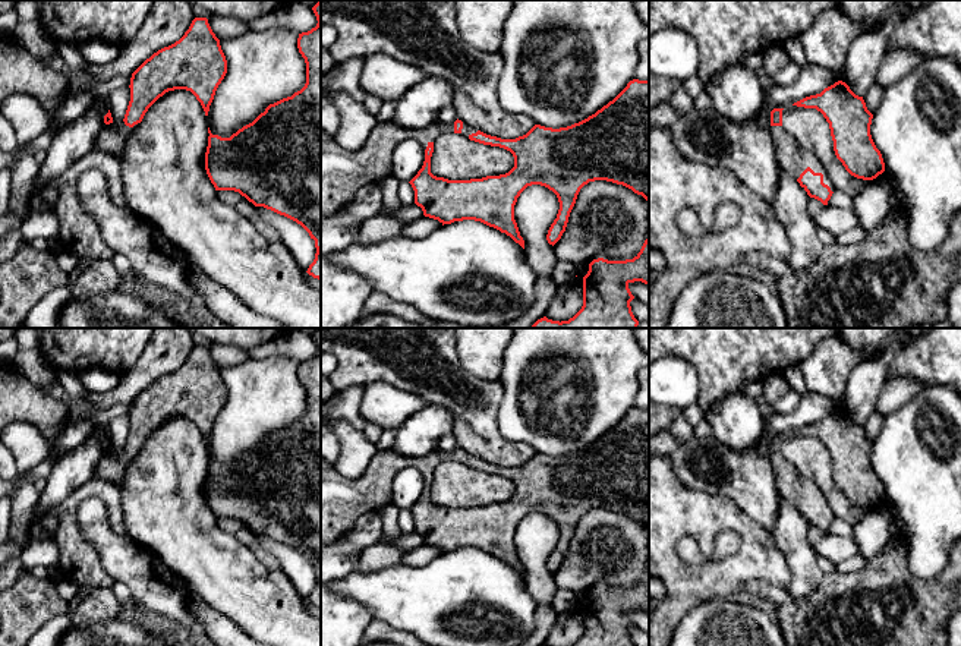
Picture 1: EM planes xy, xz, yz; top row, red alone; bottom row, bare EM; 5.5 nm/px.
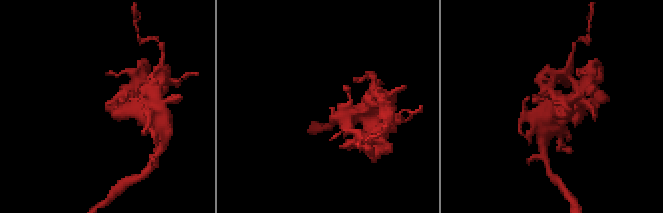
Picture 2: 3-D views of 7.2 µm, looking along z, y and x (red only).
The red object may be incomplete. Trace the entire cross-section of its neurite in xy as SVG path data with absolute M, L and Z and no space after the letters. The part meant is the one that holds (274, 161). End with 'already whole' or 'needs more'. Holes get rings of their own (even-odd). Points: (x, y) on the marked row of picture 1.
M321 0L312 7L316 26L299 34L297 48L306 63L306 83L292 97L270 104L252 123L230 138L212 135L208 127L205 170L215 190L234 190L255 207L264 207L300 224L315 240L315 259L308 274L321 280Z | already whole

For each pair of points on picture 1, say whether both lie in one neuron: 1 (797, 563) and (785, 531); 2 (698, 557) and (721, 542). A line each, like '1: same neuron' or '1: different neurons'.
1: same neuron
2: same neuron

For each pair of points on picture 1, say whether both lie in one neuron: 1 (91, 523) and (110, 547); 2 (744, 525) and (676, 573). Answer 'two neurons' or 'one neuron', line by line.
1: one neuron
2: one neuron

